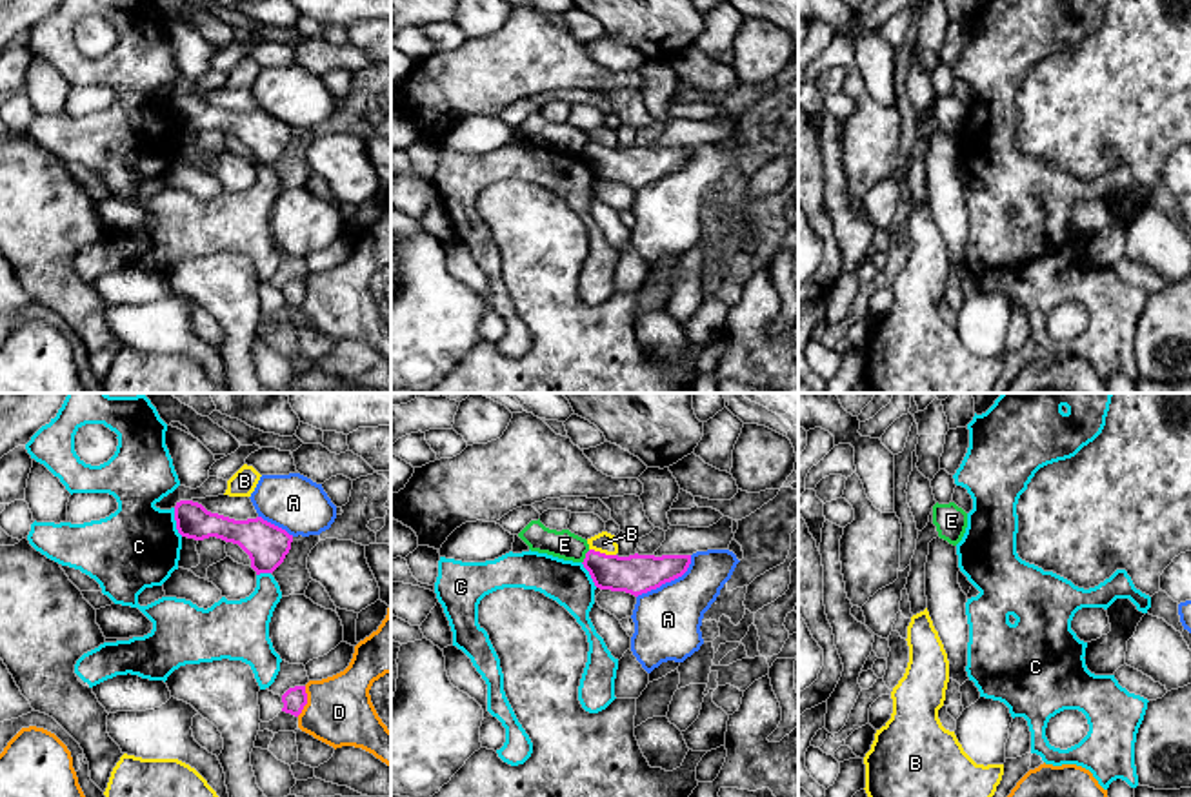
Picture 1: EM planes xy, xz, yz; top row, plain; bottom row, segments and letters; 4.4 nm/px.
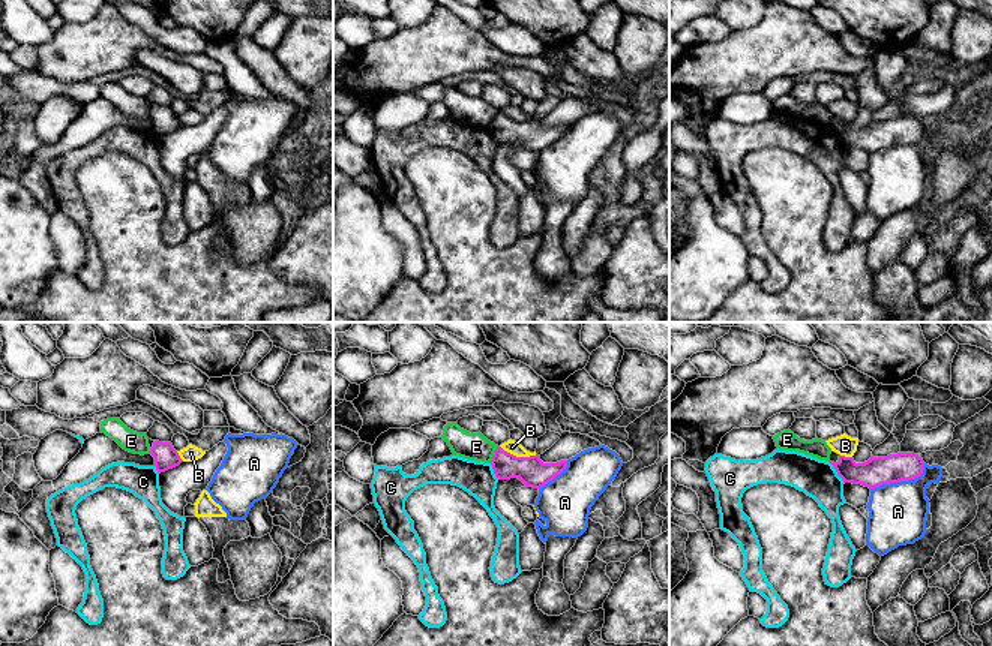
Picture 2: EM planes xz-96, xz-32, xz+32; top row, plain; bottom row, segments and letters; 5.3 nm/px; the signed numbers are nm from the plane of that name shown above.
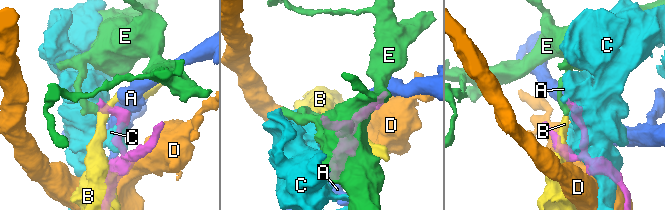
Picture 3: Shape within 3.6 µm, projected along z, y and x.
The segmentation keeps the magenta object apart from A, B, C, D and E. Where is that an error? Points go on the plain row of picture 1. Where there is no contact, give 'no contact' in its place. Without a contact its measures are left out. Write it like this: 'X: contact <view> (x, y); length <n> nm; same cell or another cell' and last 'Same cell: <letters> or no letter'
A: contact xz (668, 173); length 320 nm; another cell
B: contact xz (602, 146); length 120 nm; another cell
C: contact xy (177, 115); length 130 nm; another cell
D: contact xy (306, 293); length 140 nm; another cell
E: contact xz (586, 150); length 70 nm; another cell
Same cell: no letter

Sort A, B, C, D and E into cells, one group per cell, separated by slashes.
A / B / C / D / E

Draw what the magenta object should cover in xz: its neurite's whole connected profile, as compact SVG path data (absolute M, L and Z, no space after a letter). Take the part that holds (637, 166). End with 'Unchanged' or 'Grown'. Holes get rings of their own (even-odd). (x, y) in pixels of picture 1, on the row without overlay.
M589 142L582 156L596 180L638 189L682 169L691 156L691 147L618 149Z. Unchanged

